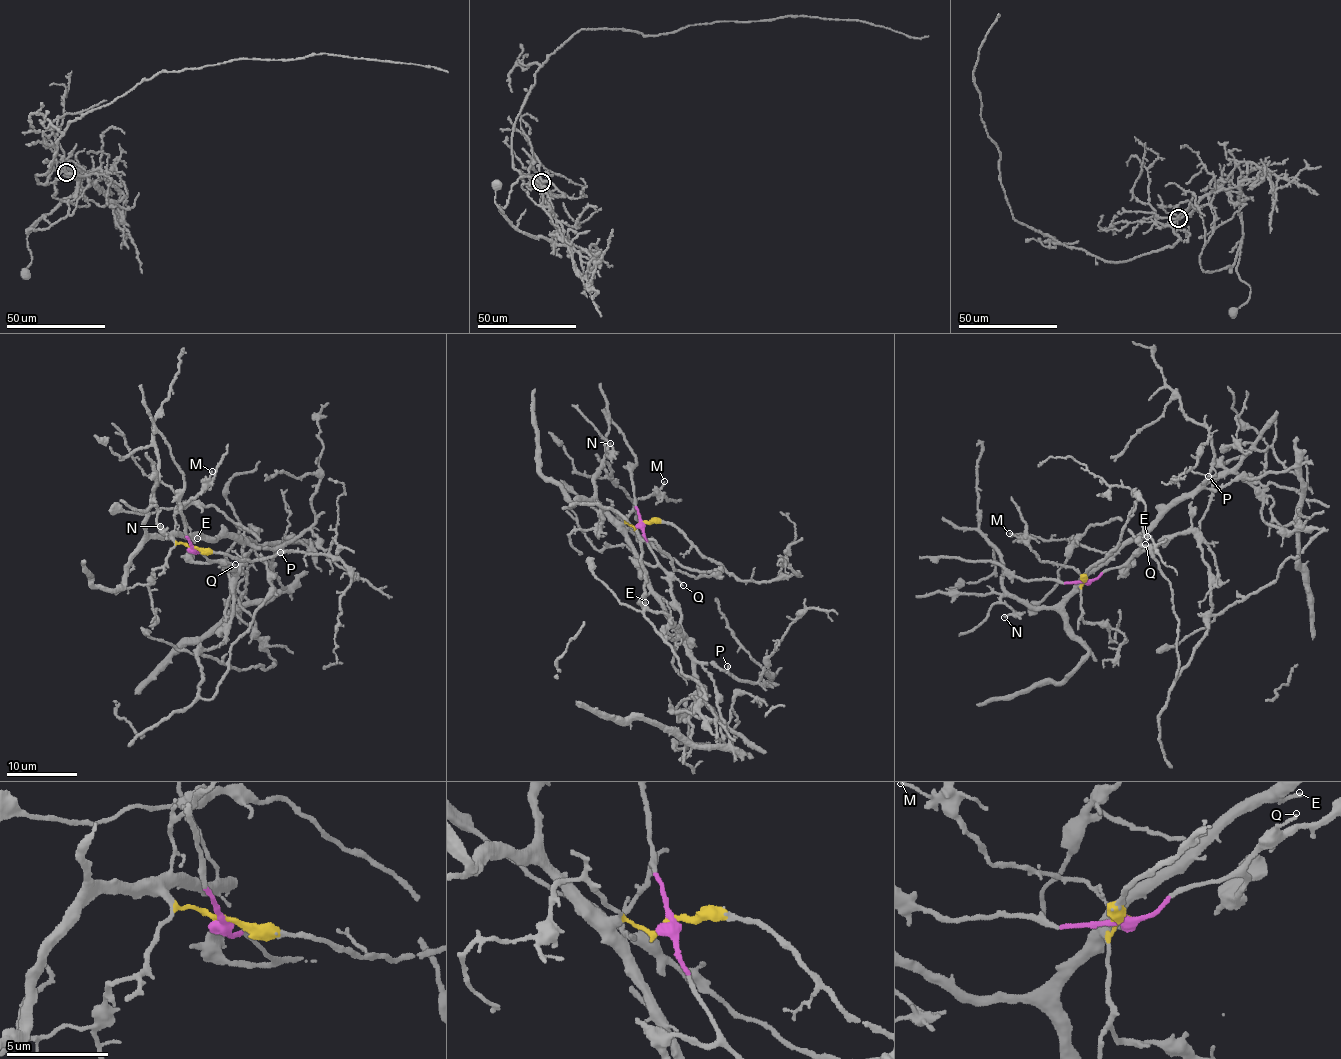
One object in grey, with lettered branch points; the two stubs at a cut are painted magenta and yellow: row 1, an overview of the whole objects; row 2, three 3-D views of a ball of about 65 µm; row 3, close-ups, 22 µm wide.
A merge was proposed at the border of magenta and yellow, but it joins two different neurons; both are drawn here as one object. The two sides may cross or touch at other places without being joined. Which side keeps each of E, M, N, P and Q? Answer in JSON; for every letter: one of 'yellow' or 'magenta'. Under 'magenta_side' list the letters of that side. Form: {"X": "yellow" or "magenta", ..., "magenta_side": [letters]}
{"E": "yellow", "M": "yellow", "N": "yellow", "P": "yellow", "Q": "magenta", "magenta_side": ["Q"]}

